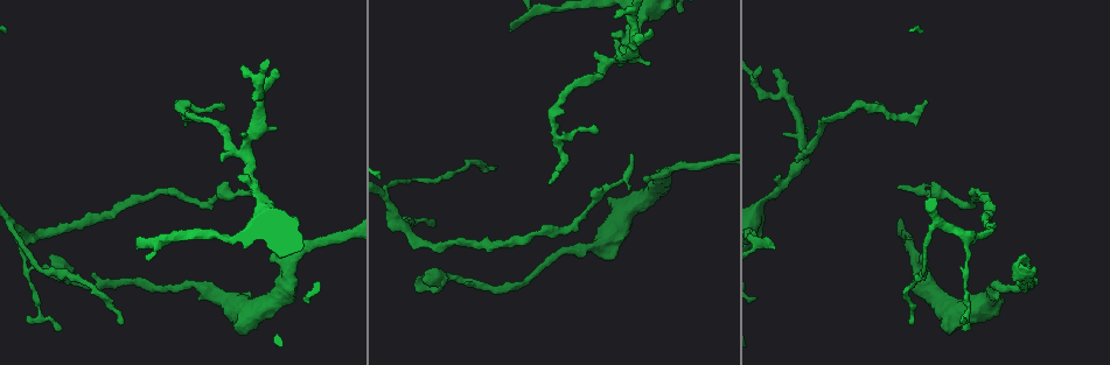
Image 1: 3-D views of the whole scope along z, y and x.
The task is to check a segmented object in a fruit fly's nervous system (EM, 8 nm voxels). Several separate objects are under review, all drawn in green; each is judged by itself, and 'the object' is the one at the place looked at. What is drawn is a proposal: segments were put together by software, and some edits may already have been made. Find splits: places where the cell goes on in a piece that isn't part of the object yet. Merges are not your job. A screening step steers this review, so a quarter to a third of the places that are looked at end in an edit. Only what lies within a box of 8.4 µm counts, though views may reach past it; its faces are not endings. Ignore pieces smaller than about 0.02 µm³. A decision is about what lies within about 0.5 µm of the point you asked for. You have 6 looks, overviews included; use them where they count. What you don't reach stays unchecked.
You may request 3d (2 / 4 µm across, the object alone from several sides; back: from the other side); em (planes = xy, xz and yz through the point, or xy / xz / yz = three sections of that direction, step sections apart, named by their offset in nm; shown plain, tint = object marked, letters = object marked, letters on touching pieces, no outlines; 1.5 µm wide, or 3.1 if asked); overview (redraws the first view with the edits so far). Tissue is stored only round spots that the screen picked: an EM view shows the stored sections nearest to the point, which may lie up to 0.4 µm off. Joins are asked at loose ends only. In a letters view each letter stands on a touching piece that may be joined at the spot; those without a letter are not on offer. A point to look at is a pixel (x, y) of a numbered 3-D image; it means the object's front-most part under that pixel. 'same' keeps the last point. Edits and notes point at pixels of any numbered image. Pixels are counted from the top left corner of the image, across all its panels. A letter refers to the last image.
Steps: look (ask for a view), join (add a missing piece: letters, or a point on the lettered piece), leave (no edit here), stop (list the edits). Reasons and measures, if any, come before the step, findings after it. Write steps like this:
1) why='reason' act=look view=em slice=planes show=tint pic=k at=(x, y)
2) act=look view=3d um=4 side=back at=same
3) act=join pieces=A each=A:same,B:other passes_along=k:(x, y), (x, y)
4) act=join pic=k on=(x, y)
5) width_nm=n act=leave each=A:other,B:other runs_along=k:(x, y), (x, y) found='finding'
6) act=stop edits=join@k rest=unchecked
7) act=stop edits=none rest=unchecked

why='free end' act=look view=3d um=2 pic=1 at=(774, 247)

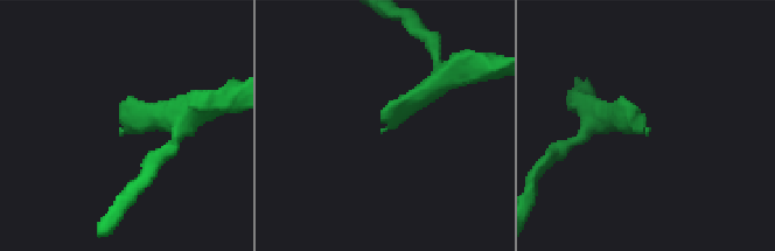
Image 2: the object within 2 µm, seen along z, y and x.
act=look view=em slice=xy step=8 show=letters pic=2 at=(123, 132)

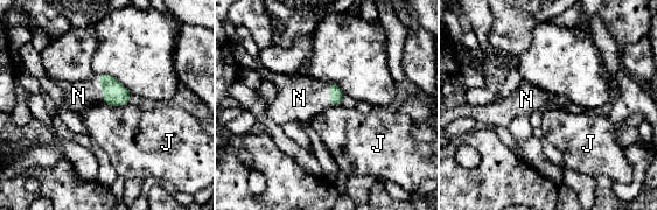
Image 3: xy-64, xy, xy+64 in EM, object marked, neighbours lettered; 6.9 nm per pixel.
why='another direction' act=look view=em slice=xz step=4 show=letters at=same

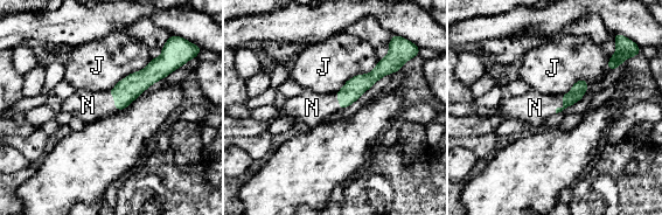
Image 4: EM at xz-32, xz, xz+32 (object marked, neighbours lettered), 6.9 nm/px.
width_nm=100 act=join pieces=N each=J:other,N:same found='it goes on there'

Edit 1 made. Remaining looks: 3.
why='branch stops here' act=look view=em slice=planes show=letters pic=1 at=(271, 258)

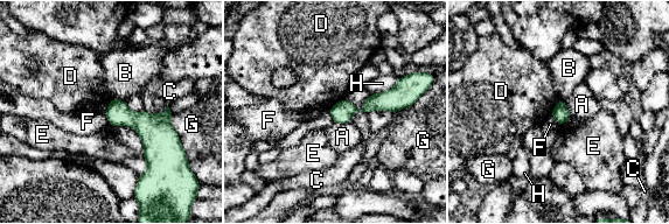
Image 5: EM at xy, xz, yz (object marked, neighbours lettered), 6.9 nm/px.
act=leave each=A:other,B:other,C:other,D:other,E:other,F:other,G:other,H:other runs_along=5:(404, 99), (333, 111) found='none of them fits'

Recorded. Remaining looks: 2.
why='free end' act=look view=em slice=planes show=plain pic=1 at=(52, 256)

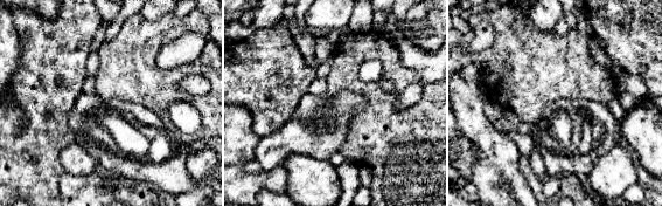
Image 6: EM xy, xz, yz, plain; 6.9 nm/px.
why='see the neighbours' act=look view=em slice=planes show=letters at=same

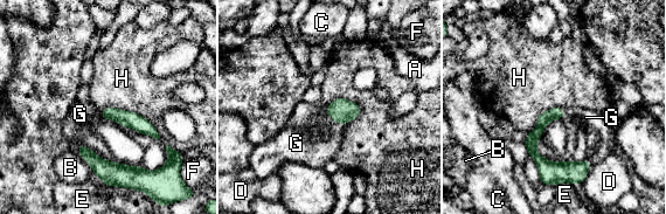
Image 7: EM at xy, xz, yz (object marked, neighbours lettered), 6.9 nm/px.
longest_contact=H:460nm act=join pieces=G each=A:other,B:other,C:other,D:other,E:other,F:other,G:same,H:other found='it goes on there'

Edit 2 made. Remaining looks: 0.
act=stop edits=join@4,join@7 rest=unchecked

